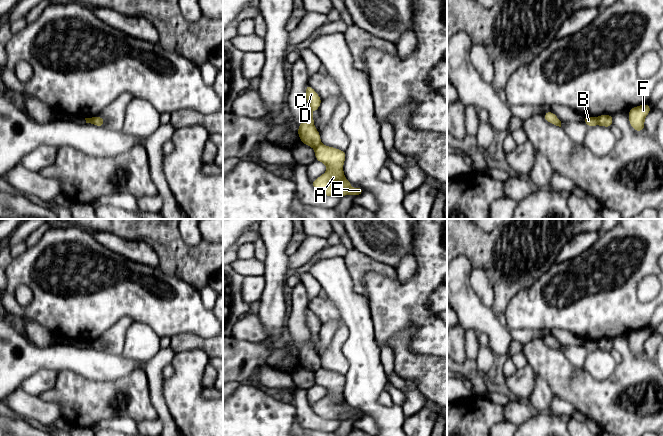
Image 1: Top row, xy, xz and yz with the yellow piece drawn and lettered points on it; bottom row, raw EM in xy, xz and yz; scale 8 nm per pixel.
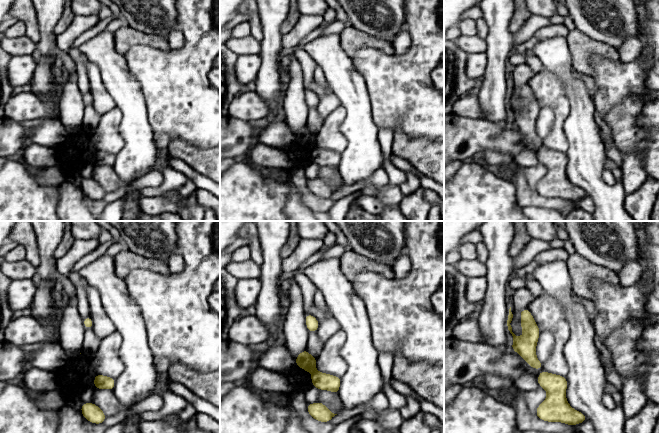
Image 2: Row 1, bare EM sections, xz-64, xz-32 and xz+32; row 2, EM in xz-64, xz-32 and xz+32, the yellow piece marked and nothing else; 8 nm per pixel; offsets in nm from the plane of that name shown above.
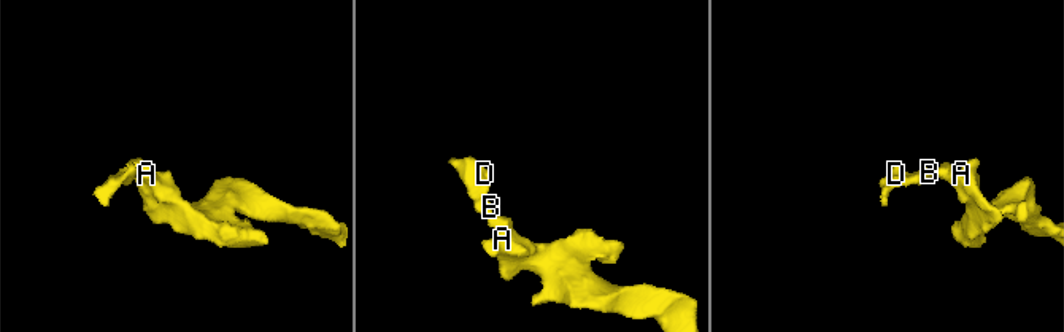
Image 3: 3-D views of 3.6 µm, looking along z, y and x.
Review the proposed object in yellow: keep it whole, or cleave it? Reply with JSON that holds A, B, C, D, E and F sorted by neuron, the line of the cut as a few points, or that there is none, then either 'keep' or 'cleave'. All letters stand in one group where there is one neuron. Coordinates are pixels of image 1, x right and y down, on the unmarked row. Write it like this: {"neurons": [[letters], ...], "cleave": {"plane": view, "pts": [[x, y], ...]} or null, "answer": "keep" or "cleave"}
{"neurons": [["A", "E", "F"], ["B", "C", "D"]], "cleave": {"plane": "xz", "pts": [[320, 367], [314, 372]]}, "answer": "cleave"}

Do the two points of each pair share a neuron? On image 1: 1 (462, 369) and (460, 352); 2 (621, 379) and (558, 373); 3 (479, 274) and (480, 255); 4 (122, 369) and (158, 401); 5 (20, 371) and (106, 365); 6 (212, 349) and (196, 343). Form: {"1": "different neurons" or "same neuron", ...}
{"1": "different neurons", "2": "same neuron", "3": "different neurons", "4": "different neurons", "5": "same neuron", "6": "same neuron"}

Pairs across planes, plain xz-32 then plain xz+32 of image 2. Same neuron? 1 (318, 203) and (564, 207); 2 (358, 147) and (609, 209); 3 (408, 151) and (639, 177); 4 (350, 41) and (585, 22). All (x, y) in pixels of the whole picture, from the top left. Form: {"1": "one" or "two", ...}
{"1": "one", "2": "one", "3": "two", "4": "two"}

